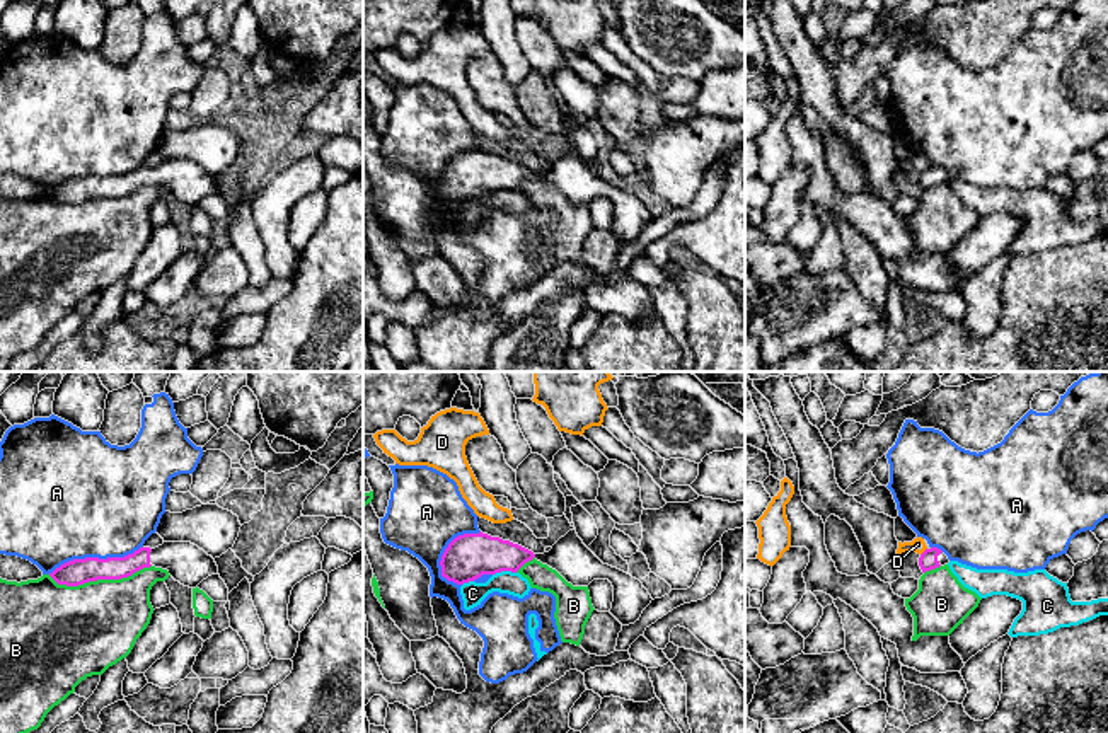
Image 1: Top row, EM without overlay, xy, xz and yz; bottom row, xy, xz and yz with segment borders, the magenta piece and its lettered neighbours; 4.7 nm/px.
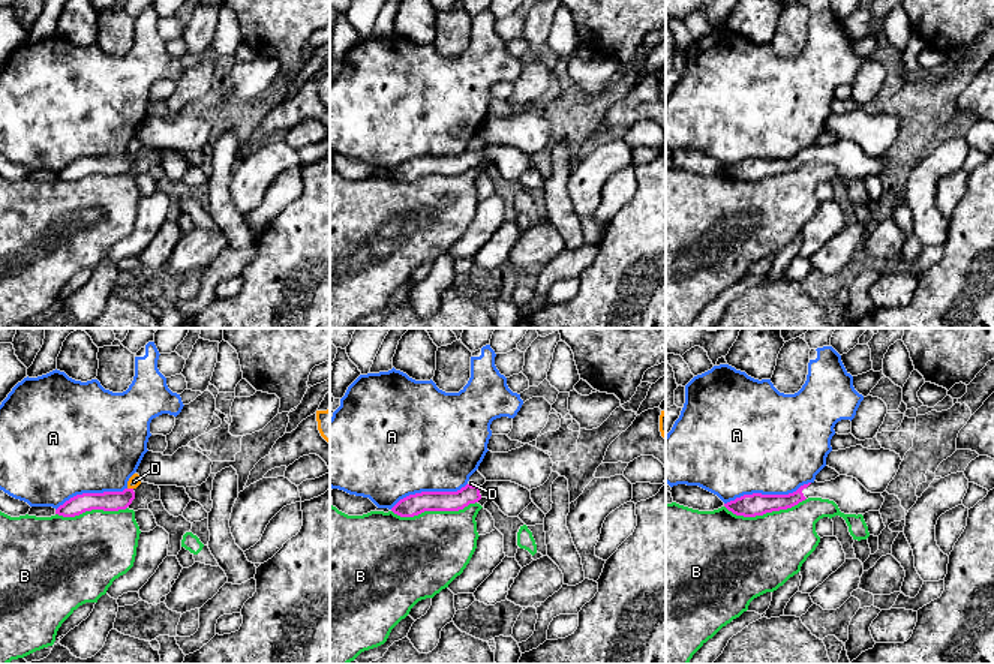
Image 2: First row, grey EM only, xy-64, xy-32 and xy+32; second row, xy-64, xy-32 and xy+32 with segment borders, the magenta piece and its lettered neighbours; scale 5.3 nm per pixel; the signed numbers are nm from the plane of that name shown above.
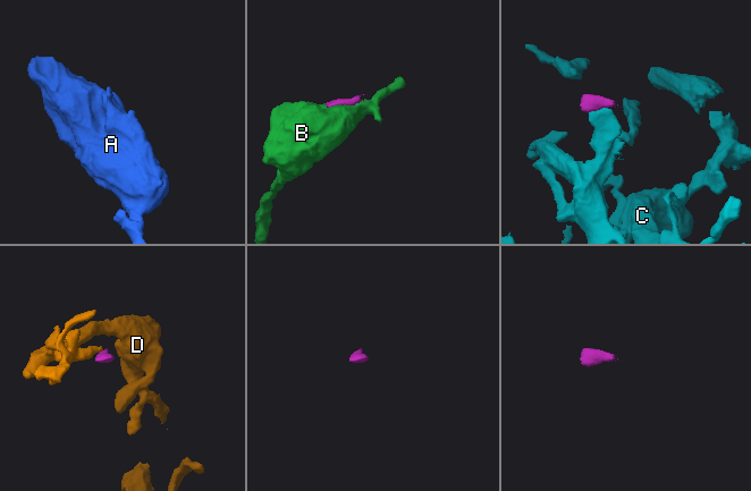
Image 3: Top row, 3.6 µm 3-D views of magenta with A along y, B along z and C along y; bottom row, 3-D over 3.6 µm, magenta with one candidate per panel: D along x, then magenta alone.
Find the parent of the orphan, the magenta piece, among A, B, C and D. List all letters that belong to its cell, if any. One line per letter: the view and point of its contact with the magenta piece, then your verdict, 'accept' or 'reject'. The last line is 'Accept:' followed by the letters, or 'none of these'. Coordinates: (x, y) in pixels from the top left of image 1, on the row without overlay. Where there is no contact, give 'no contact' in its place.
A: meets magenta in xy at (94, 176); reject
B: meets magenta in xy at (99, 196); reject
C: meets magenta in xz at (503, 188); reject
D: meets magenta in yz at (924, 169); reject
Accept: none of these

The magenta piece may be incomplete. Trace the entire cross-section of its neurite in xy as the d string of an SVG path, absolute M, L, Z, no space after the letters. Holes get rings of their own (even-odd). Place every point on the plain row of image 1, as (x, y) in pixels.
M164 160L150 167L140 165L124 176L73 177L56 186L49 194L58 203L78 205L97 198L121 198L143 186L162 186L184 205L196 206L203 198L218 193L211 174L191 160Z

